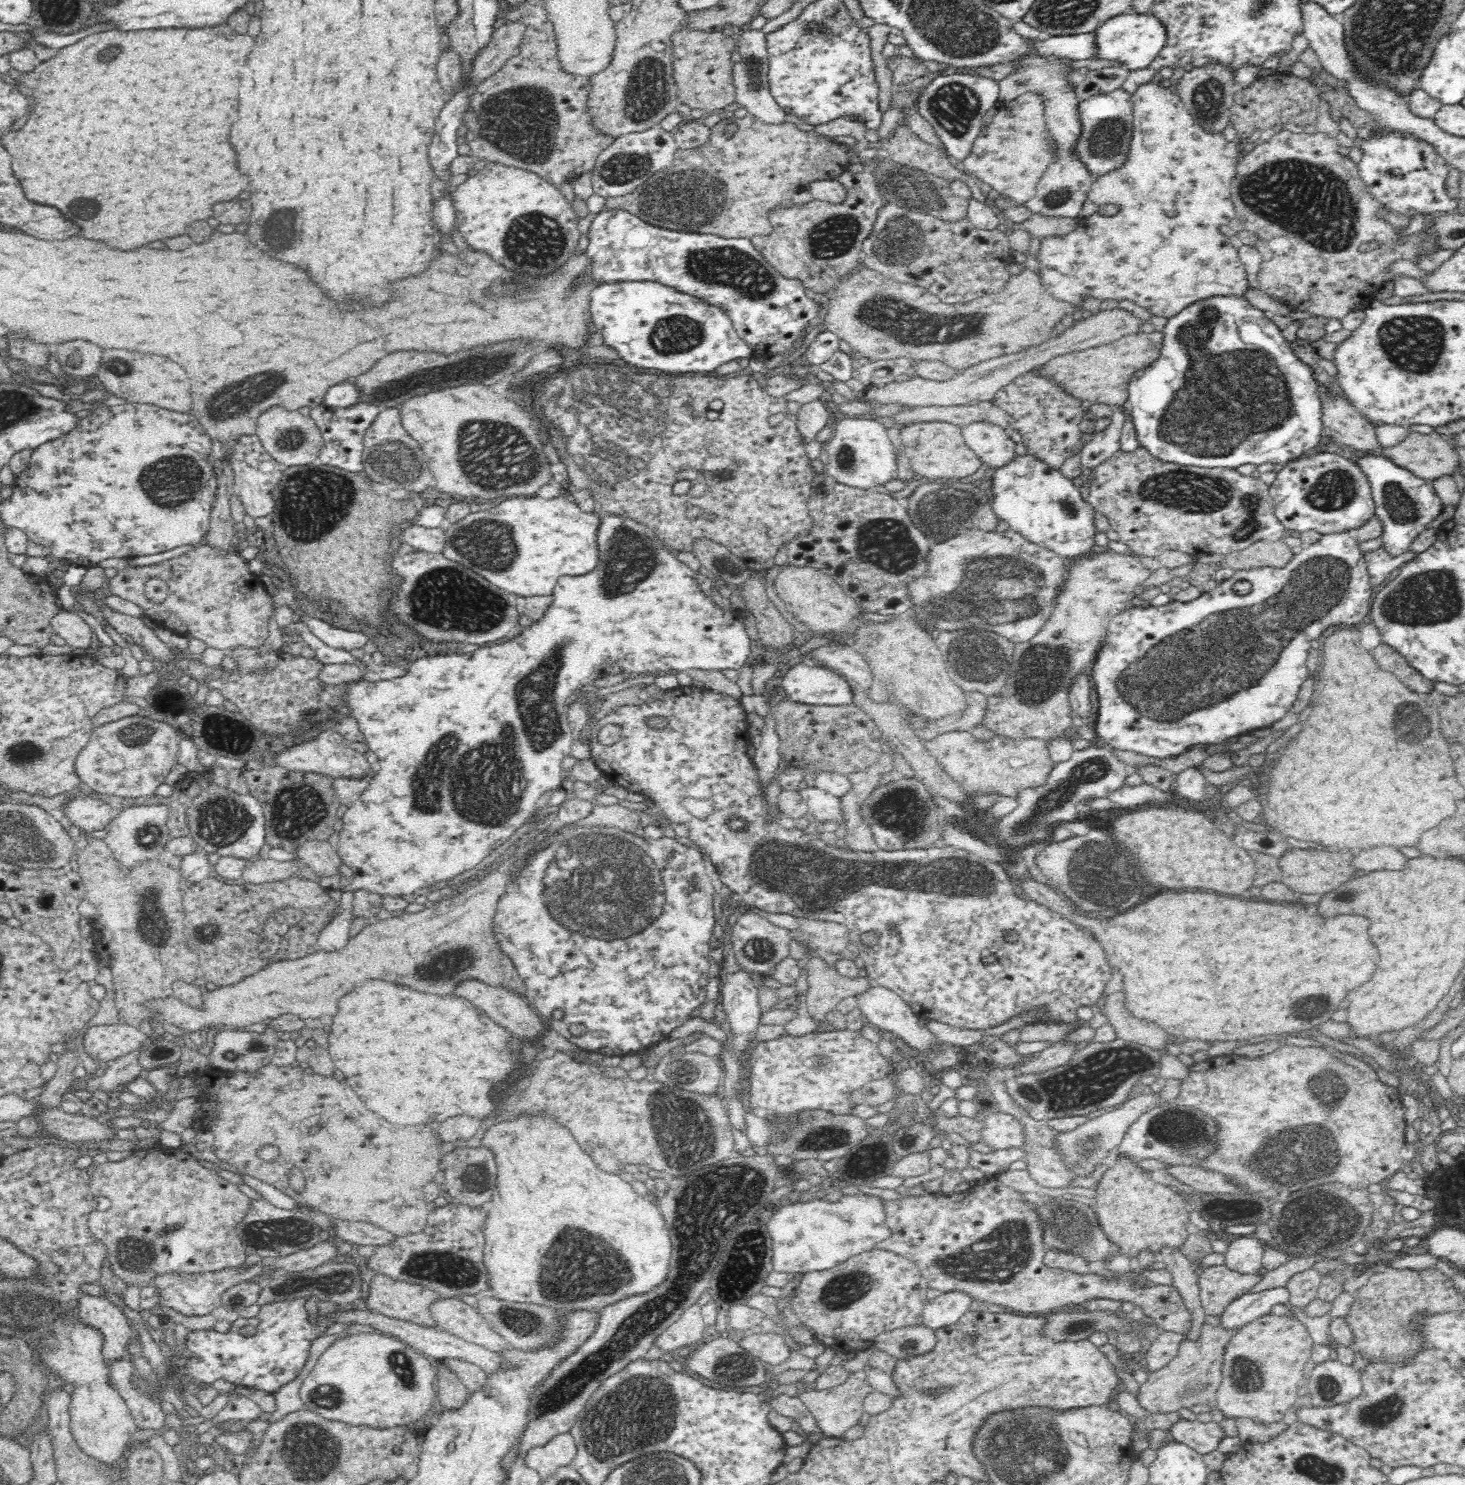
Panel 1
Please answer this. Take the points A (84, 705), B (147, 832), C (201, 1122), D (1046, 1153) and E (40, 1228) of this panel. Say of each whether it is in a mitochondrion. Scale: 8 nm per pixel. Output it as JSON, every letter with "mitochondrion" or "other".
{"A":"other","B":"mitochondrion","C":"other","D":"mitochondrion","E":"other"}

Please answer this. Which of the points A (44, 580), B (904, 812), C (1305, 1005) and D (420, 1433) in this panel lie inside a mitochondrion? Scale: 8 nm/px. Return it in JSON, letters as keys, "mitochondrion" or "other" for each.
{"A":"other","B":"mitochondrion","C":"mitochondrion","D":"other"}

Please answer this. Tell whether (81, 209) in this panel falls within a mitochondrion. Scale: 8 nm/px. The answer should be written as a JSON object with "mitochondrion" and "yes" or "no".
{"mitochondrion":"yes"}

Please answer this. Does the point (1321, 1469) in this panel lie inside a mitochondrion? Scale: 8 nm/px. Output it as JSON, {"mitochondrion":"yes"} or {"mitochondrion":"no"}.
{"mitochondrion":"yes"}

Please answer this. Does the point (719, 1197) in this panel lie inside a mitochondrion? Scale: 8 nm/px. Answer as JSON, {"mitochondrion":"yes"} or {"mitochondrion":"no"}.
{"mitochondrion":"yes"}

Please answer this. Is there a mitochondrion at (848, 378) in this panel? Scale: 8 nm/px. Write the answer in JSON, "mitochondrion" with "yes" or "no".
{"mitochondrion":"no"}

